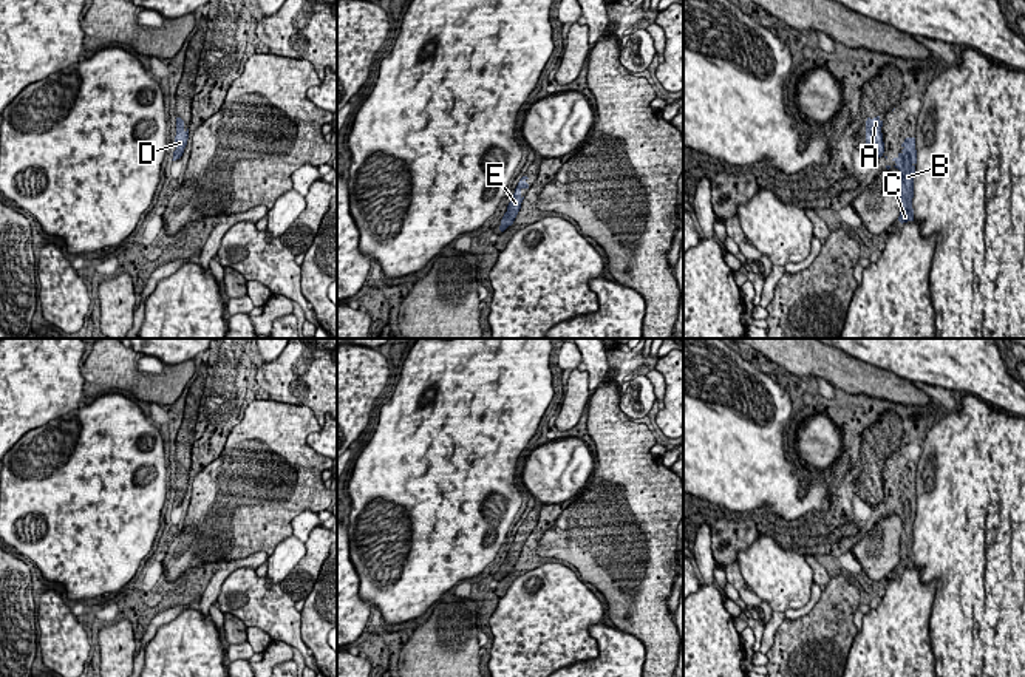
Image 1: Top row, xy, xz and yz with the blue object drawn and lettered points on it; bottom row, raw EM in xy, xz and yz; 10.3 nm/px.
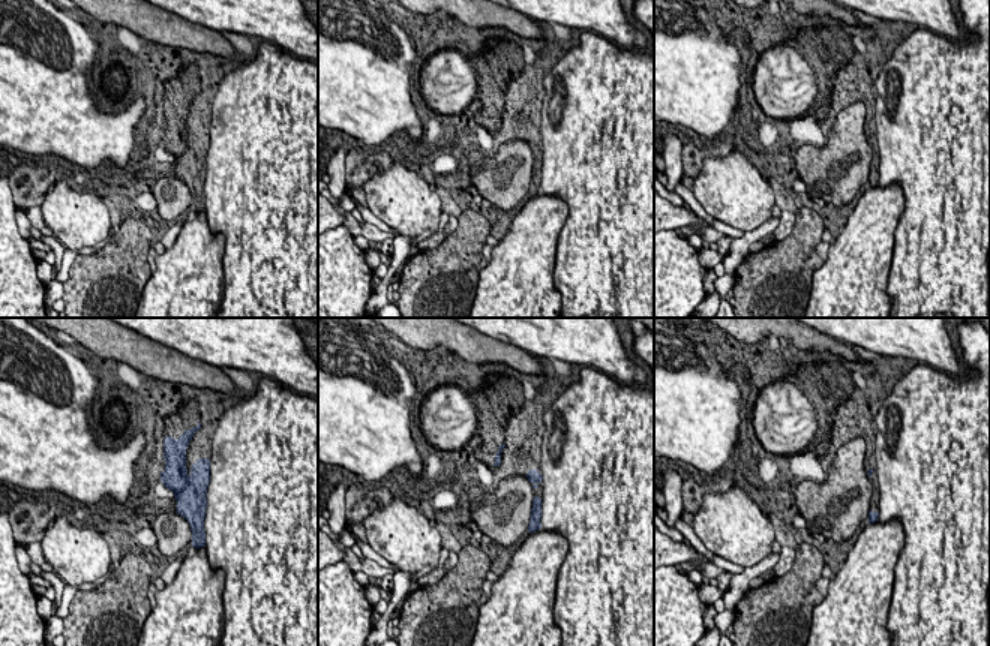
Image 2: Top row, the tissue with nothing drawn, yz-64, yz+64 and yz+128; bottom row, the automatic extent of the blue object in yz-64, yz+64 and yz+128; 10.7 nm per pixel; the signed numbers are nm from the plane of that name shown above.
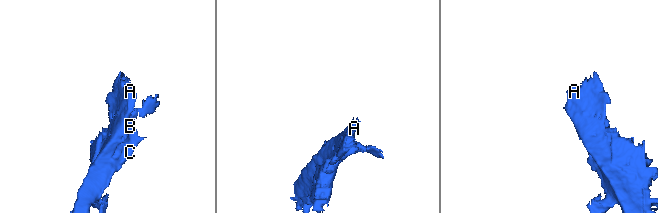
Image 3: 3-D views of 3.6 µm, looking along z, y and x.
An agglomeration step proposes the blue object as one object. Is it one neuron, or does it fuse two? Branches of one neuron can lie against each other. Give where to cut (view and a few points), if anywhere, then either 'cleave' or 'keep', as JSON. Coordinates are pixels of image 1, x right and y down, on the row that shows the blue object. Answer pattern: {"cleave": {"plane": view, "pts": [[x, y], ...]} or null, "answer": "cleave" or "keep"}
{"cleave": null, "answer": "keep"}

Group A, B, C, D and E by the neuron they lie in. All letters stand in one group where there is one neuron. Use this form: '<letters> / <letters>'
A B C D E

